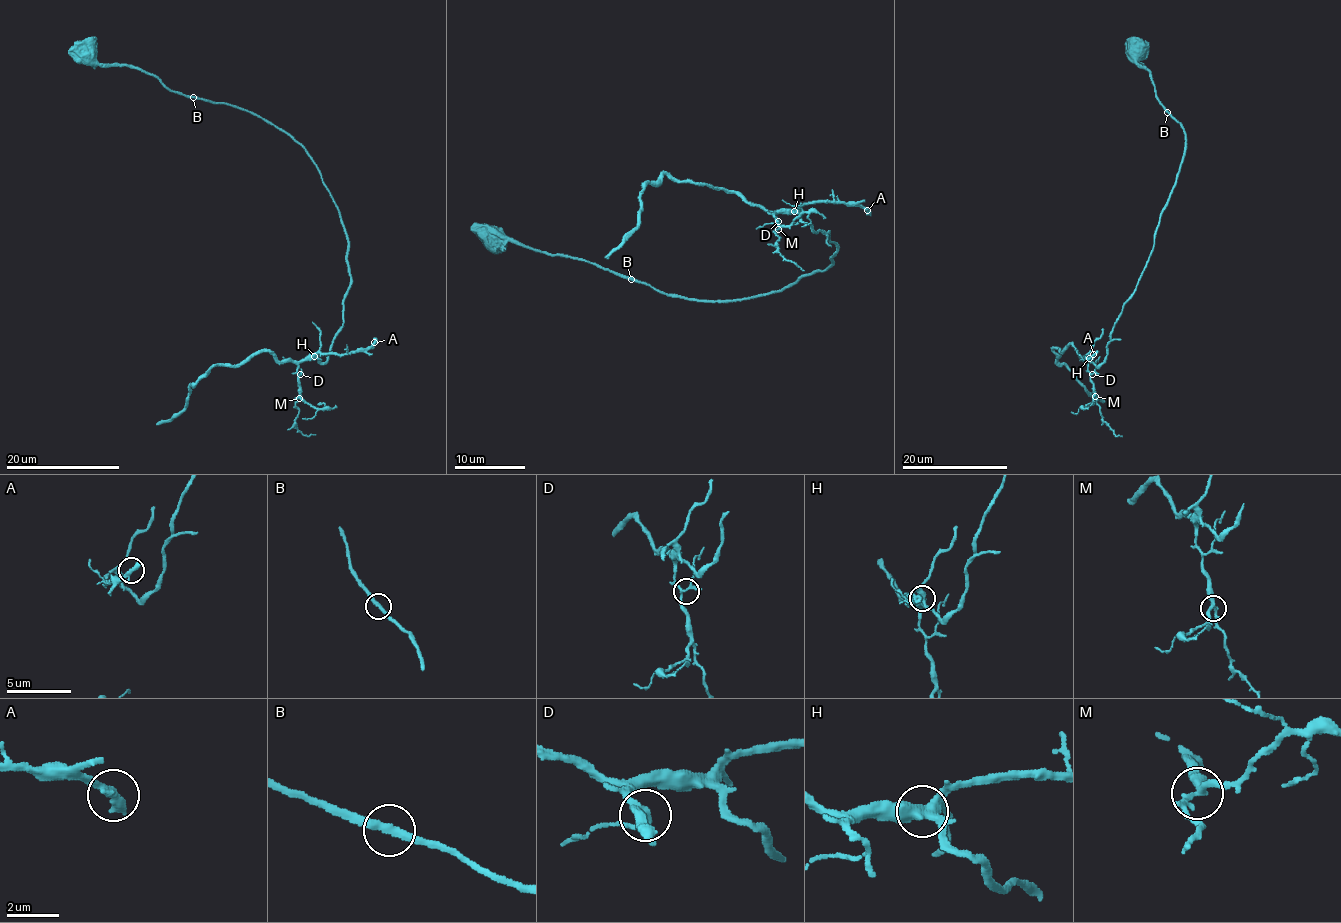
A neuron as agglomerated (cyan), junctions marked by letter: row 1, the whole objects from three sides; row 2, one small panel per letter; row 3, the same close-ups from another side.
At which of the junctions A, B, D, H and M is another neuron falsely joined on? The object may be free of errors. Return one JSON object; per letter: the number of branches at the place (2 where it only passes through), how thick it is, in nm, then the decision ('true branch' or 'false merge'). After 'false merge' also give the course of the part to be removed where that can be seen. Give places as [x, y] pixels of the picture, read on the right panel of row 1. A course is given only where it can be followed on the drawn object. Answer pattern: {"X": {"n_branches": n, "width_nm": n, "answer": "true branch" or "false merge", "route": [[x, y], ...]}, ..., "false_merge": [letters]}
{"A": {"n_branches": 1, "width_nm": 480, "answer": "true branch"}, "B": {"n_branches": 2, "width_nm": 280, "answer": "true branch"}, "D": {"n_branches": 4, "width_nm": 190, "answer": "true branch"}, "H": {"n_branches": 3, "width_nm": 460, "answer": "true branch"}, "M": {"n_branches": 3, "width_nm": 260, "answer": "true branch"}, "false_merge": []}

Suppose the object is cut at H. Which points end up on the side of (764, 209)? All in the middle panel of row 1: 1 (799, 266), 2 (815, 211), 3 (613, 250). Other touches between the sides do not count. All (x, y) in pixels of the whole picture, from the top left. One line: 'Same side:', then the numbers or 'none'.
Same side: 1, 2, 3

